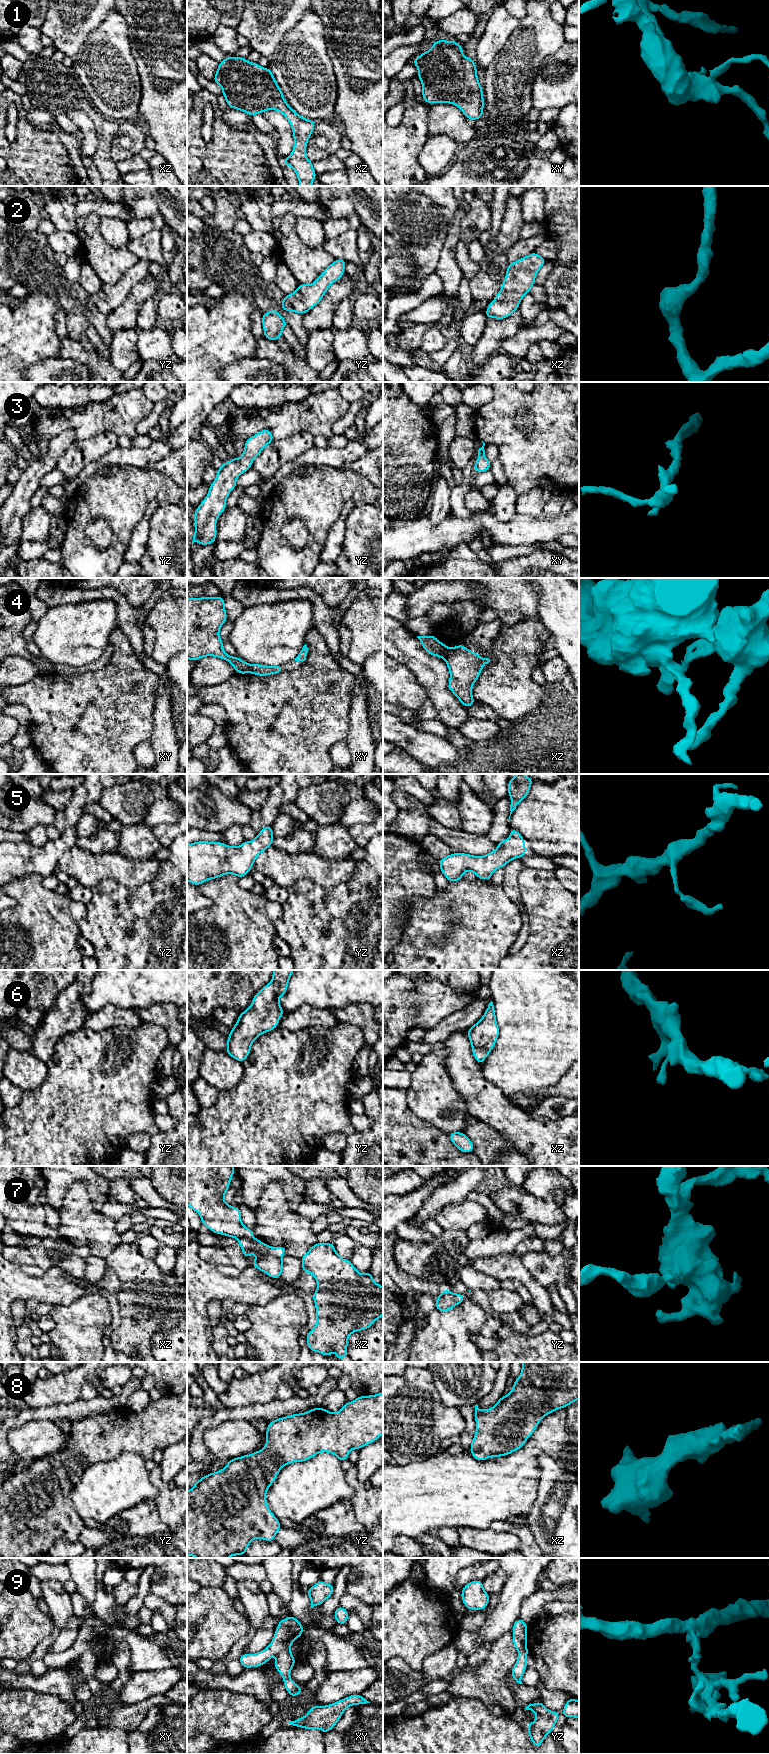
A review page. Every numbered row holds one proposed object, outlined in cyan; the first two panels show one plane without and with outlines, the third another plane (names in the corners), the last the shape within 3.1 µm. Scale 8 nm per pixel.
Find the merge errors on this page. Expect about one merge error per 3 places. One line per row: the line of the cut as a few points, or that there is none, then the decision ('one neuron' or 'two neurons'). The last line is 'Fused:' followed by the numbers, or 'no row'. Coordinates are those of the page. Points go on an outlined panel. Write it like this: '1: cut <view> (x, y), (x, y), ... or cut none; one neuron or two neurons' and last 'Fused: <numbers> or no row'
1: cut none; one neuron
2: cut none; one neuron
3: cut none; one neuron
4: cut xz (449, 648), (444, 658); two neurons
5: cut none; one neuron
6: cut none; one neuron
7: cut none; one neuron
8: cut none; one neuron
9: cut xy (289, 1647), (277, 1655); two neurons
Fused: 4, 9

